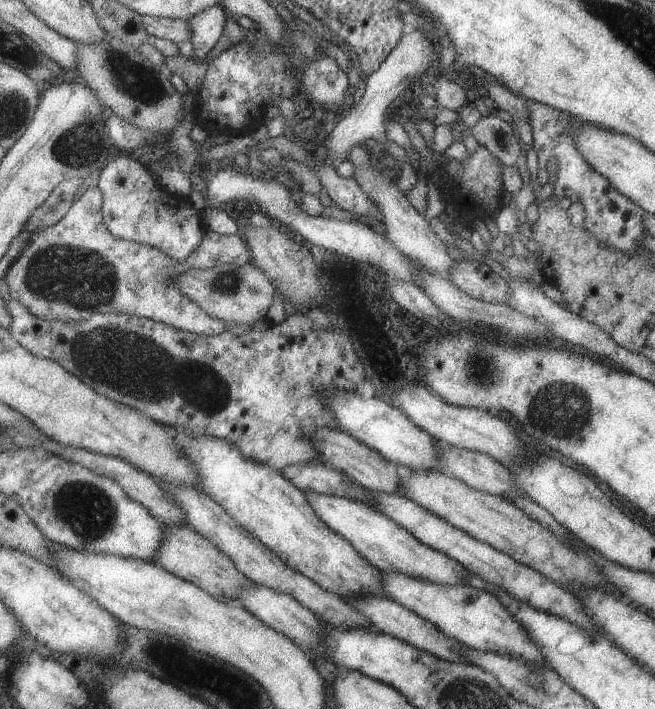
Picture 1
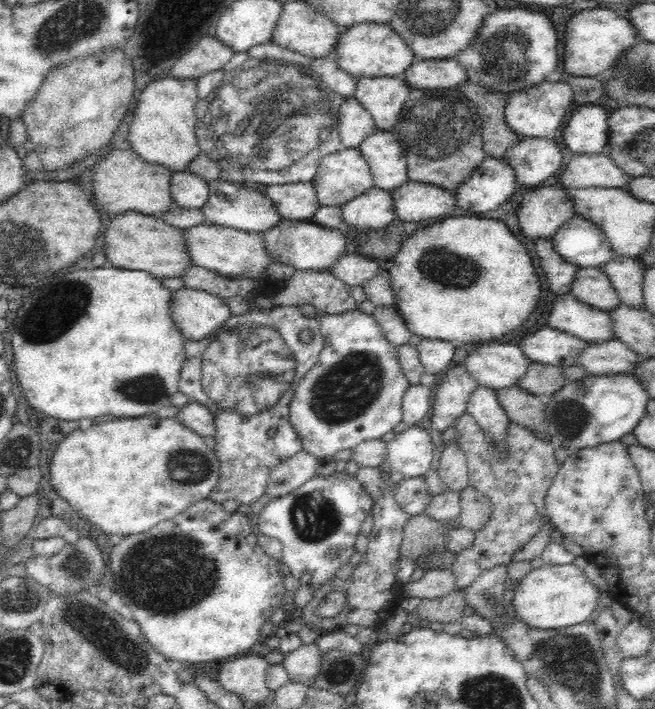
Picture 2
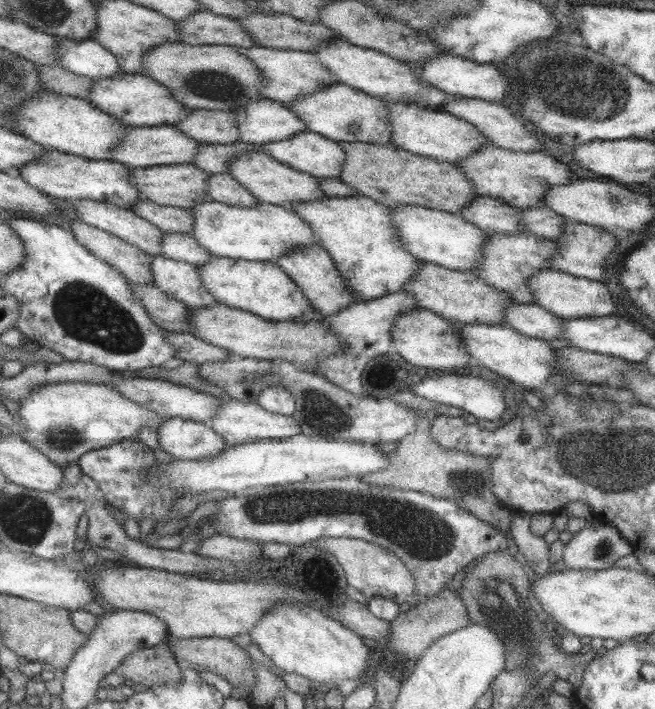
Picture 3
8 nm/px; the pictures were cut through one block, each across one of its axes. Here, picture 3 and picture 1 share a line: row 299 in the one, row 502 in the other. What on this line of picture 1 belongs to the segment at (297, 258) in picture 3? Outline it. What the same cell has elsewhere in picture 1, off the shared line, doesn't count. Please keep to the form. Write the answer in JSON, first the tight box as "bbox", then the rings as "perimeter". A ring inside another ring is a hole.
{"bbox":[303,490,463,584],"perimeter":[[[305,490],[303,498],[311,512],[327,526],[331,532],[341,536],[367,564],[371,564],[375,570],[395,570],[395,572],[405,572],[411,576],[419,576],[425,580],[433,580],[439,584],[463,584],[461,582],[461,572],[463,566],[459,566],[455,560],[443,556],[441,552],[435,552],[421,544],[411,532],[407,532],[403,526],[395,524],[389,516],[359,504],[355,500],[347,498],[335,498],[335,496],[325,496],[317,494],[315,490]]]}

